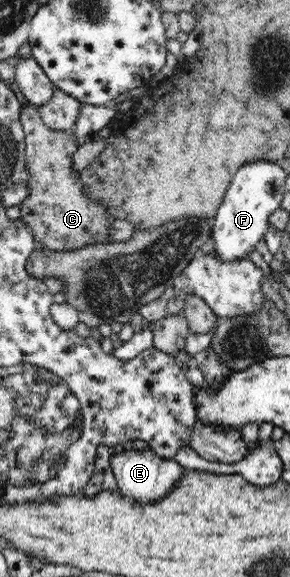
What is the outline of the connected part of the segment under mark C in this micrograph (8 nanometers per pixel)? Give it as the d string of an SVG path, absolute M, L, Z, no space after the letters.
M29 101L20 106L20 123L26 137L26 159L31 173L27 180L29 196L19 204L20 219L33 229L36 250L70 251L86 244L107 243L111 215L102 204L85 198L78 174L74 175L69 169L77 149L73 131L50 130L42 121L39 108Z

